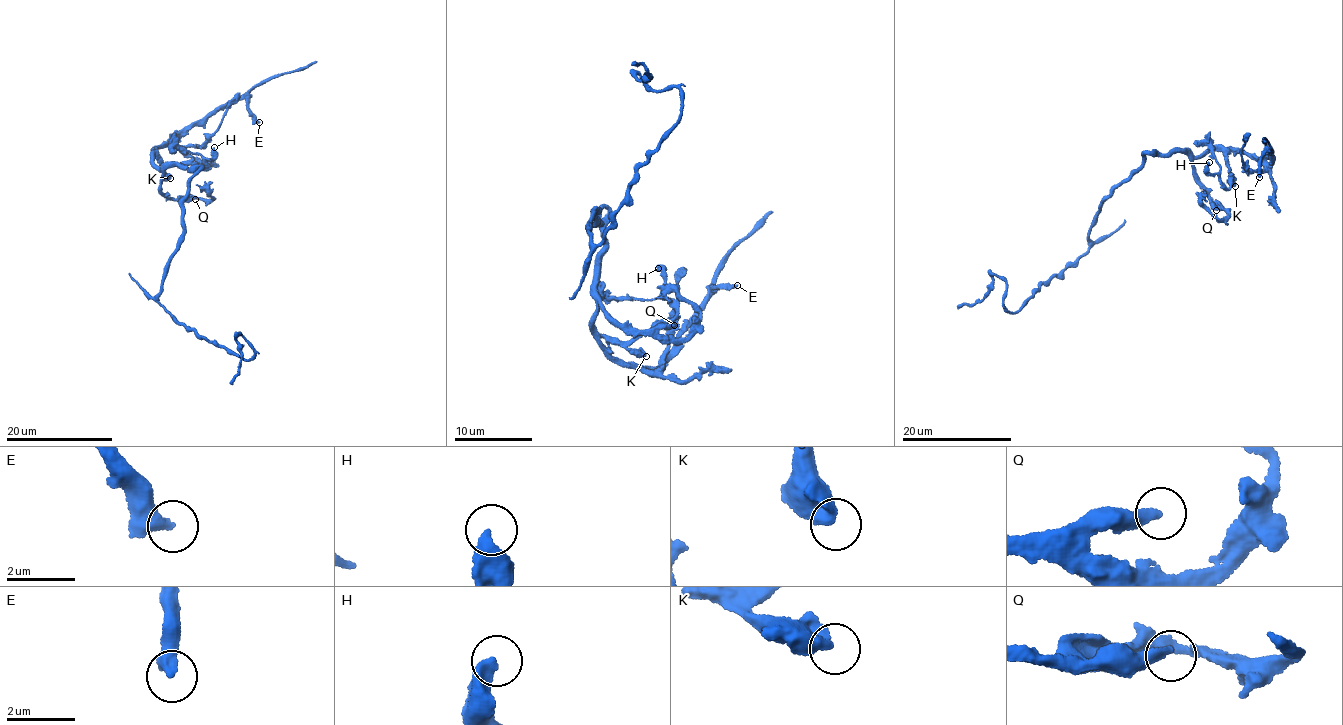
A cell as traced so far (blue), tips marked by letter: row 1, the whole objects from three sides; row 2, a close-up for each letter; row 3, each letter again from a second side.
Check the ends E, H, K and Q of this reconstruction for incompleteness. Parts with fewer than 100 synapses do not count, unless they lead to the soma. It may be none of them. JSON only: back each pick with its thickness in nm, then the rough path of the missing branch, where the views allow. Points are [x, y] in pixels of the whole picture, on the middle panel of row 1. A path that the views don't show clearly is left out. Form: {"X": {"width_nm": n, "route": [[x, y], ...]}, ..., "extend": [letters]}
{"E": {"width_nm": 440, "route": [[737, 285], [768, 275], [793, 275], [819, 281], [826, 290], [816, 305], [788, 284], [781, 265], [784, 259]]}, "extend": ["E"]}

